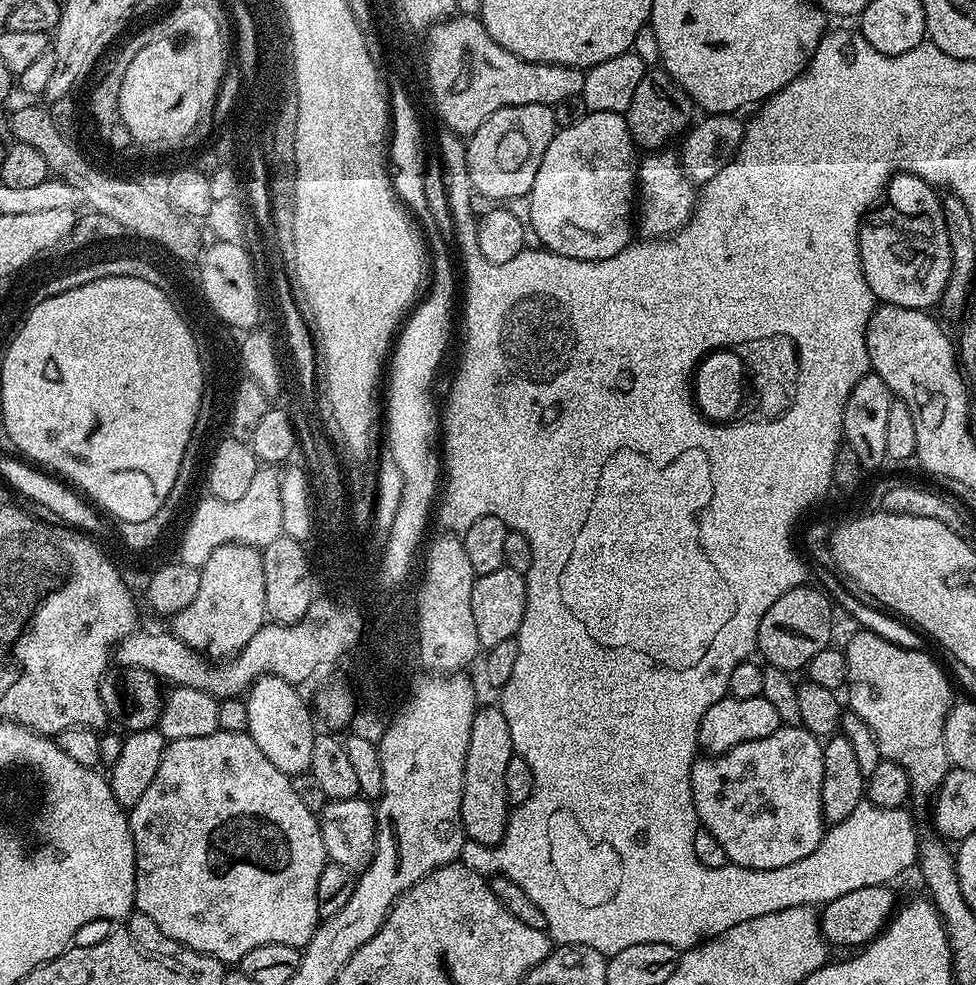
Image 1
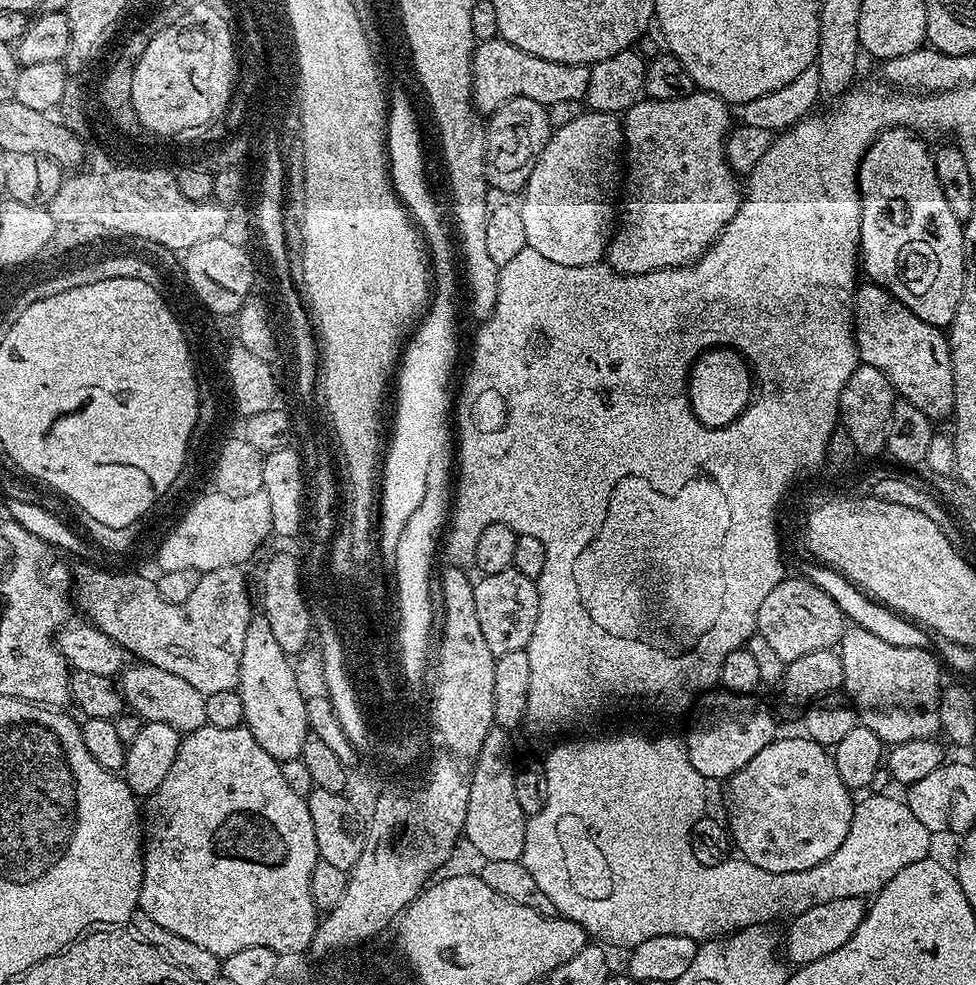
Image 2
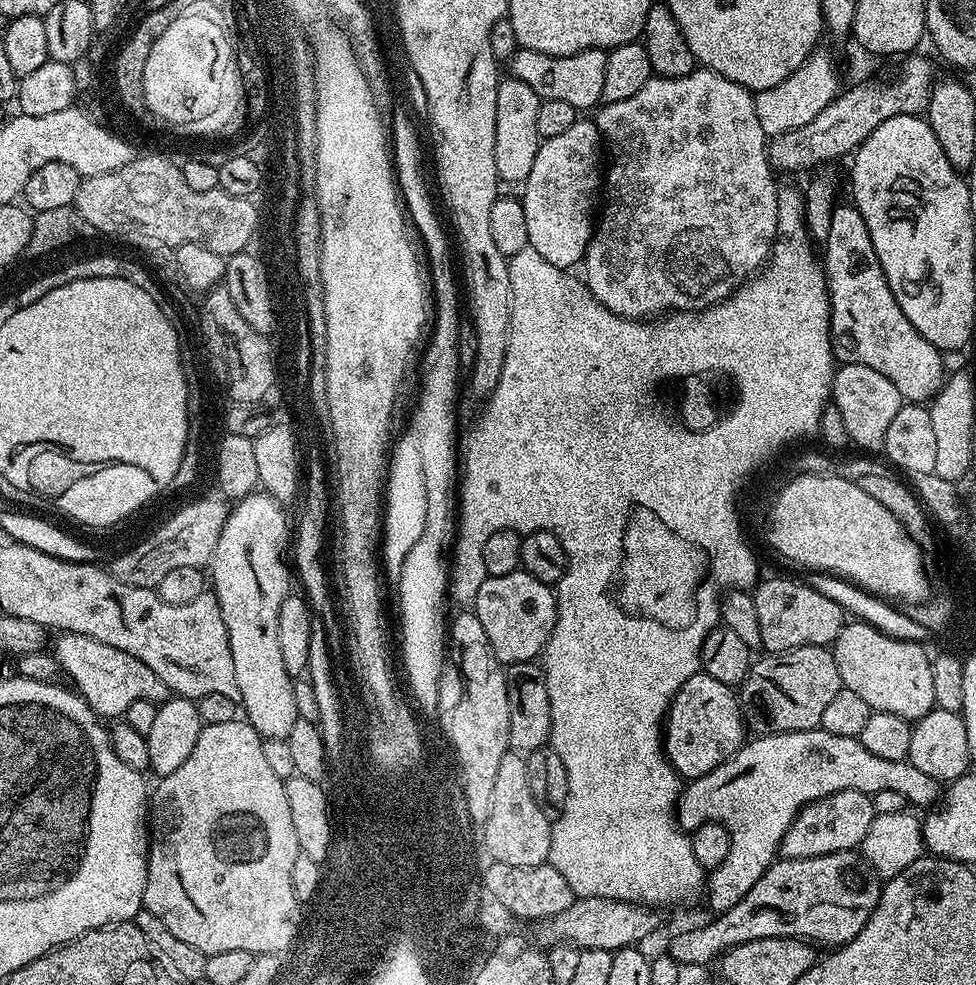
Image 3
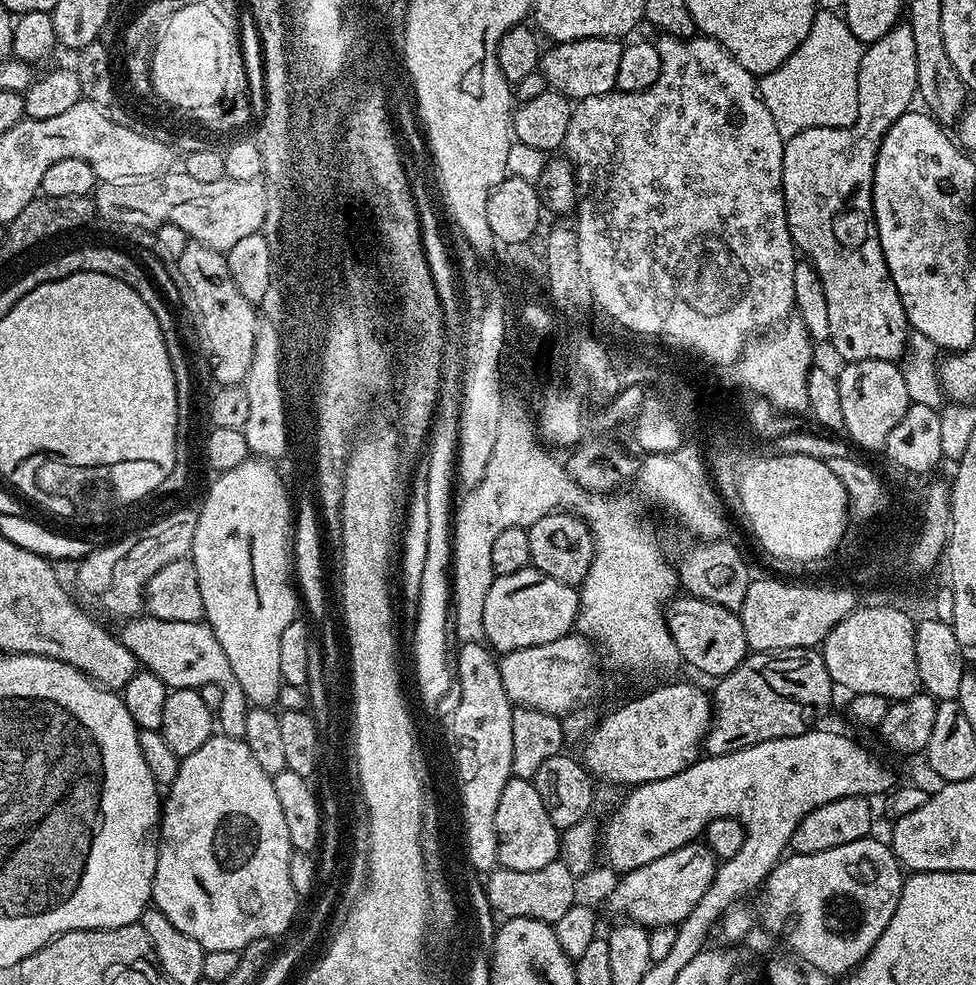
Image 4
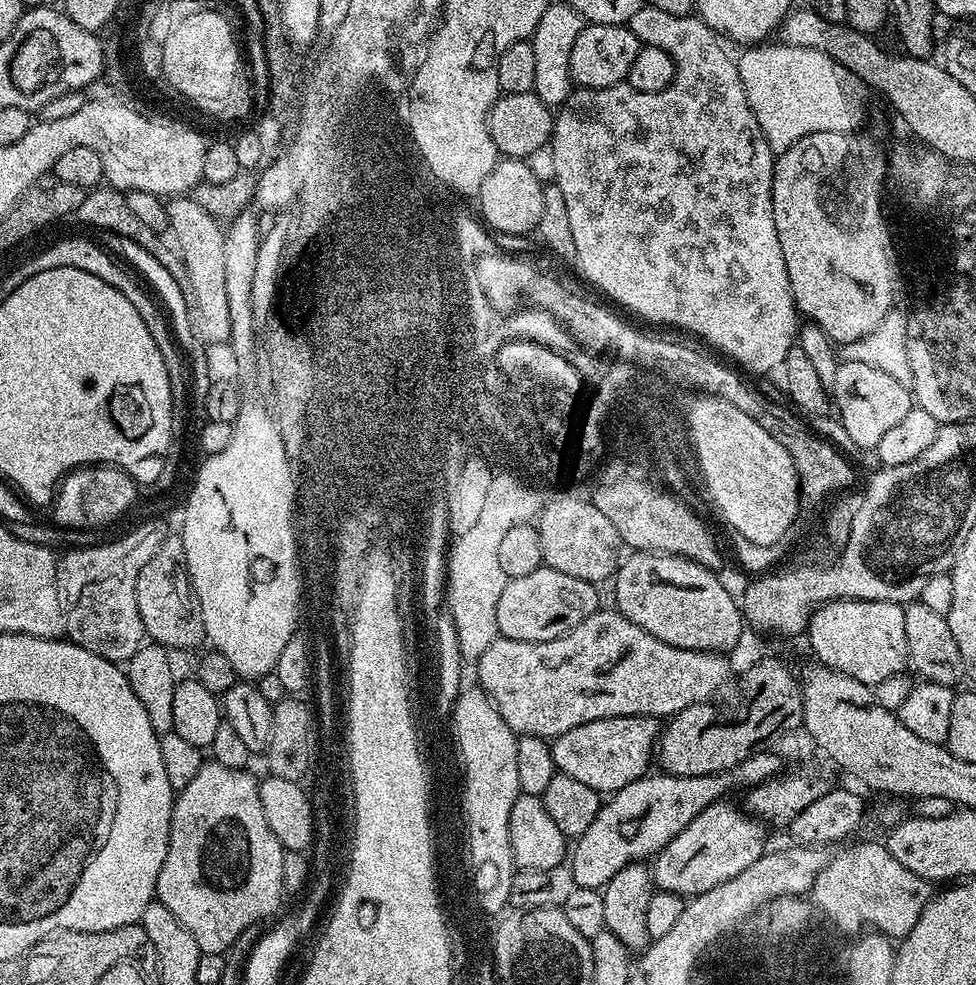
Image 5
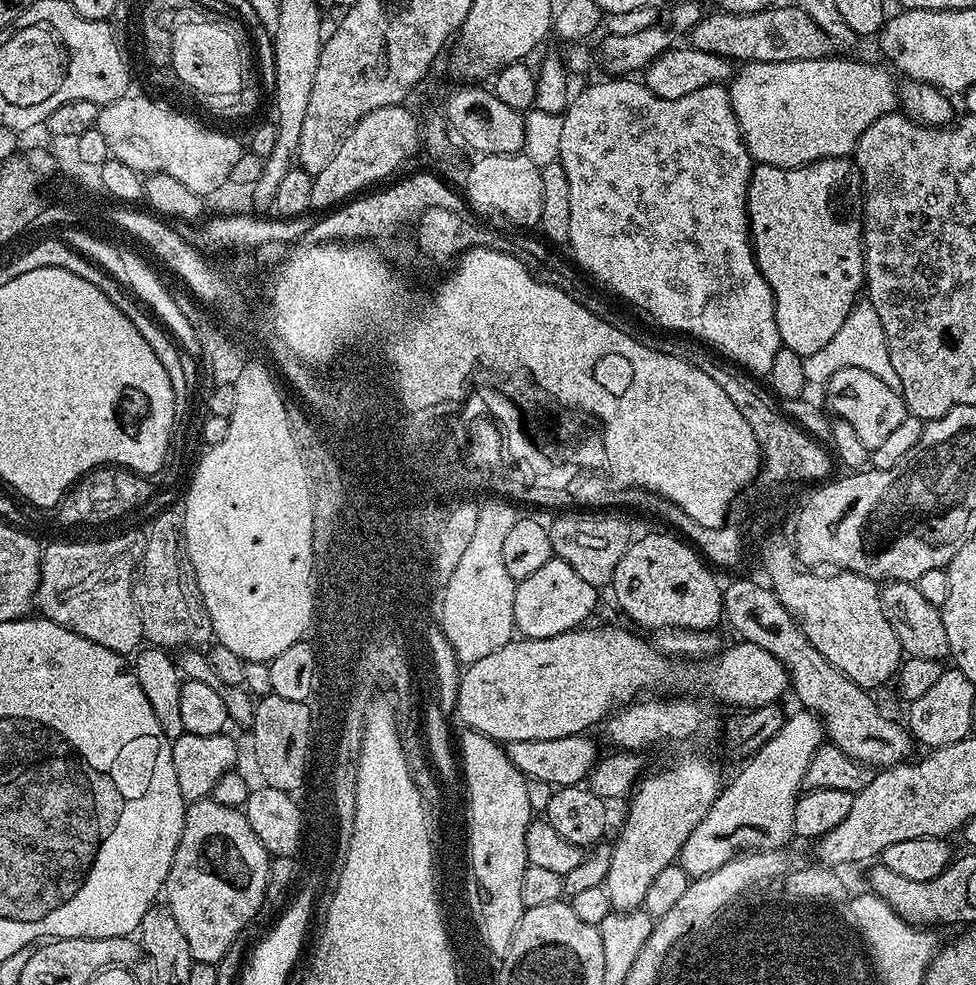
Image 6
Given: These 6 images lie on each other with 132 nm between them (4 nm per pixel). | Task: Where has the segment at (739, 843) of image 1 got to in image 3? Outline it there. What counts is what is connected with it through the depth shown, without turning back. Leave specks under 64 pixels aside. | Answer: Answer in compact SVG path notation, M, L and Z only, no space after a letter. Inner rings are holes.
M842 790L806 805L782 838L780 852L787 859L801 860L859 849L878 815L878 808L872 805L872 800L869 793Z

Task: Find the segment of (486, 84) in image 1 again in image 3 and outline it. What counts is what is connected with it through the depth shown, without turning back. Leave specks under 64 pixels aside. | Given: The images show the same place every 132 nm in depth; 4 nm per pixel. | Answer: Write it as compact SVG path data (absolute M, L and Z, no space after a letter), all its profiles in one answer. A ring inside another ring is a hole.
M519 47L511 58L510 67L512 67L511 75L526 82L526 86L530 86L530 90L534 90L534 94L538 94L541 100L570 102L570 106L574 106L577 110L584 108L592 110L602 101L607 62L608 52L603 48L582 50L569 56L551 56L538 50Z

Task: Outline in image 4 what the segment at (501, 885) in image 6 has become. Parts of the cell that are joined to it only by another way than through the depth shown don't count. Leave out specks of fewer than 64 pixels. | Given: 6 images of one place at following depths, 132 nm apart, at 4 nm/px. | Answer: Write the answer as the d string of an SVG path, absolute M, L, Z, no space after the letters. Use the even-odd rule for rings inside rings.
M487 643L460 644L456 655L455 683L460 688L460 697L456 700L456 709L452 712L452 732L450 741L455 754L460 757L460 779L465 781L465 804L467 804L468 839L465 841L467 858L476 871L487 874L497 867L498 842L494 814L498 814L498 798L502 798L502 790L506 790L506 782L513 779L512 759L514 758L514 737L510 735L510 722L514 707L506 694L506 686L502 686L502 674L497 657Z

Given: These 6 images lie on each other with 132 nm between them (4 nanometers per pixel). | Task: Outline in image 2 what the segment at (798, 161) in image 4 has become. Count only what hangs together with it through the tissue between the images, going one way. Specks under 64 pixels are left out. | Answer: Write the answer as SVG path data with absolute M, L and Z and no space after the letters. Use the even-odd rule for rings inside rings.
M864 282L856 289L856 296L852 299L852 327L856 333L856 350L860 364L869 364L874 366L874 370L882 370L882 374L886 374L886 378L896 390L899 399L908 400L914 406L918 406L918 410L922 410L922 414L926 414L928 419L933 422L939 422L953 415L952 407L954 406L954 374L950 370L950 350L948 349L948 337L941 329L936 328L930 322L922 322L922 318L918 318L918 314L911 312L905 304L898 302L898 298L894 298L885 288L871 282Z

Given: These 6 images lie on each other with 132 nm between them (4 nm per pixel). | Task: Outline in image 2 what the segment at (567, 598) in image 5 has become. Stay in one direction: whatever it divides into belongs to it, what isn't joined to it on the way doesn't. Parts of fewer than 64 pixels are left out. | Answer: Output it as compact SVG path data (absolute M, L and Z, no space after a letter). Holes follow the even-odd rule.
M507 568L498 574L480 576L472 585L474 590L474 610L478 610L478 626L486 637L486 646L490 646L490 654L496 657L511 654L513 650L525 650L530 642L530 634L534 634L534 626L542 620L542 592L537 581L526 578L516 568Z

